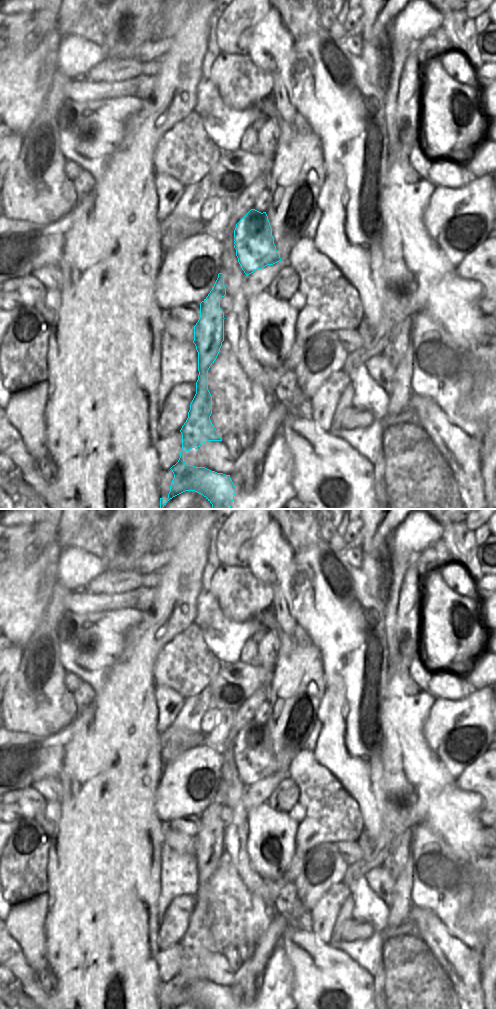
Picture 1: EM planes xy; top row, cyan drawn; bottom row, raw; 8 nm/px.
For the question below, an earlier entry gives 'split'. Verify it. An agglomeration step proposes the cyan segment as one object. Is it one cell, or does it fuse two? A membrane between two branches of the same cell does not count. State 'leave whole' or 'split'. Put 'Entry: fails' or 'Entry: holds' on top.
Entry: holds
split

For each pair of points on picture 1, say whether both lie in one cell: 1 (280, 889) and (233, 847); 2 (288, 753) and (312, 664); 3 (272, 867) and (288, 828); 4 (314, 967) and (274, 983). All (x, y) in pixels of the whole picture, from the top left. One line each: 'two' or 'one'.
1: two
2: one
3: one
4: two

